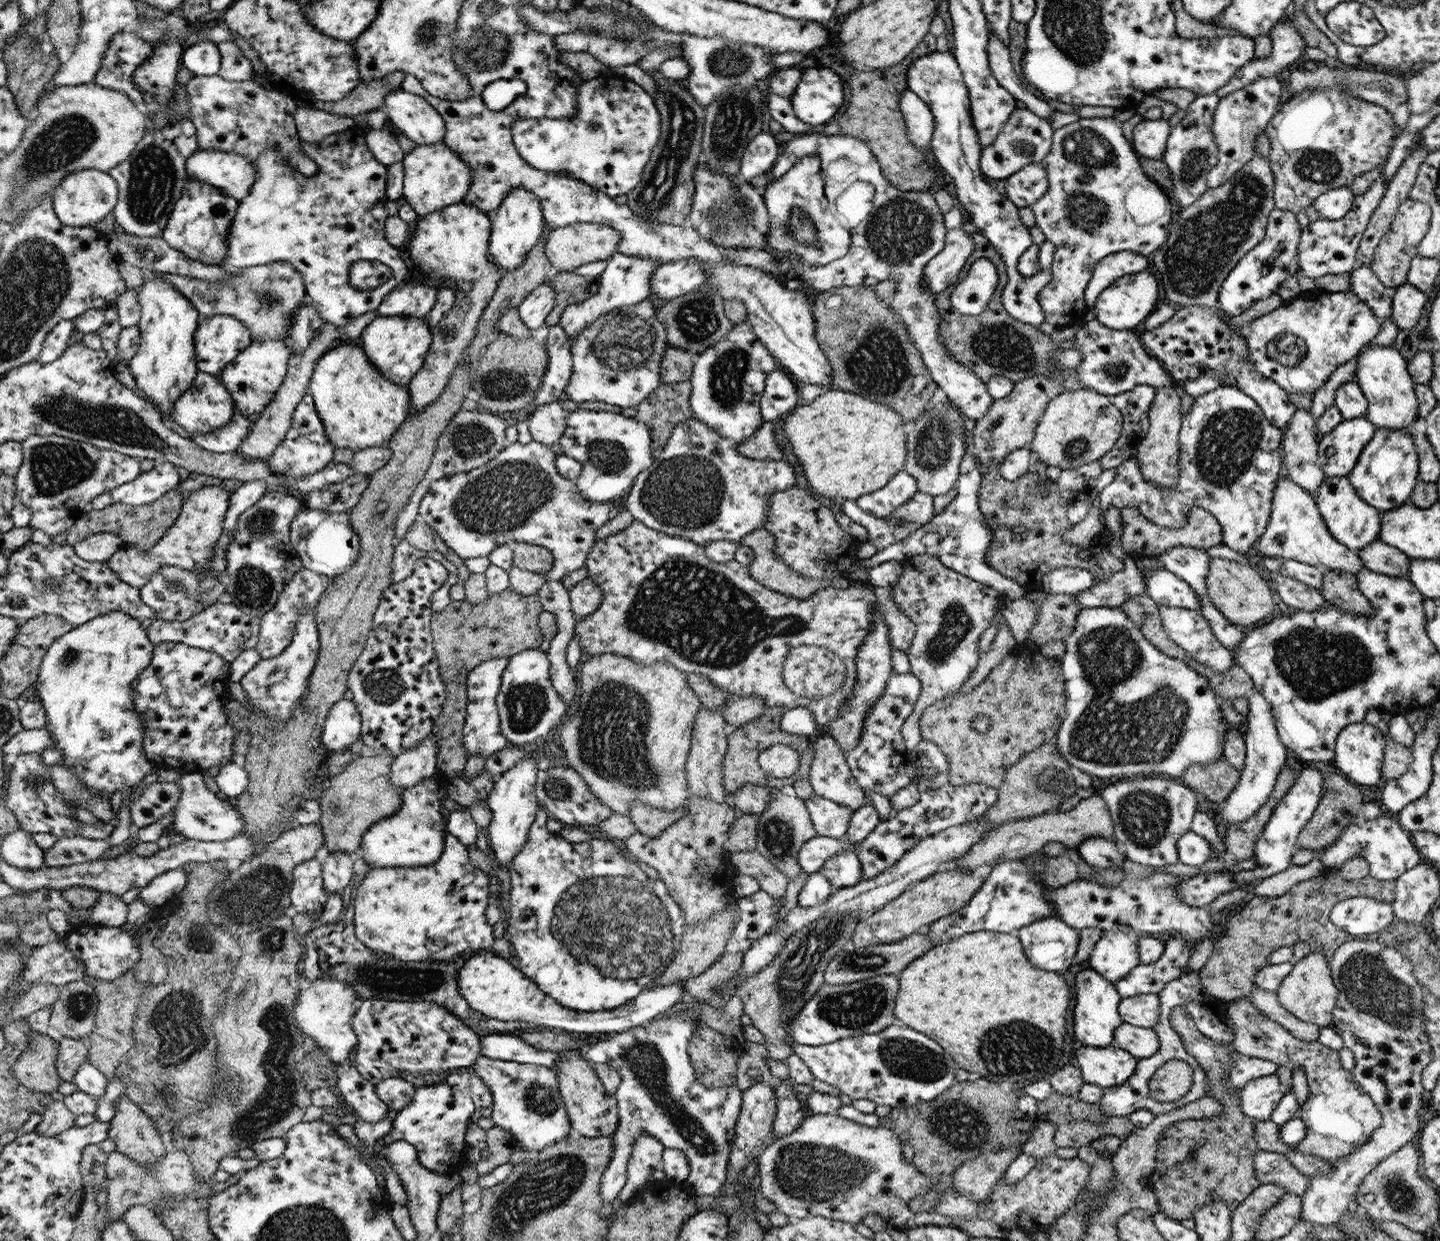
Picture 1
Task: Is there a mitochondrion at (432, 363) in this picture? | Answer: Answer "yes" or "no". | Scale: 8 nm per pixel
no

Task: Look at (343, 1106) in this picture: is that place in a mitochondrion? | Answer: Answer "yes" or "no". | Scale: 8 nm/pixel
no

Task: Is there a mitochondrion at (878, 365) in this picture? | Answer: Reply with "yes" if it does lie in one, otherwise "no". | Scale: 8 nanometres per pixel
yes

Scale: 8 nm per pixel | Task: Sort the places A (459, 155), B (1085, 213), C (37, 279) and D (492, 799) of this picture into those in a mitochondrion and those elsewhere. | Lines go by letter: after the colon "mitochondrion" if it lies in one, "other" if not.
A: other
B: mitochondrion
C: mitochondrion
D: other

